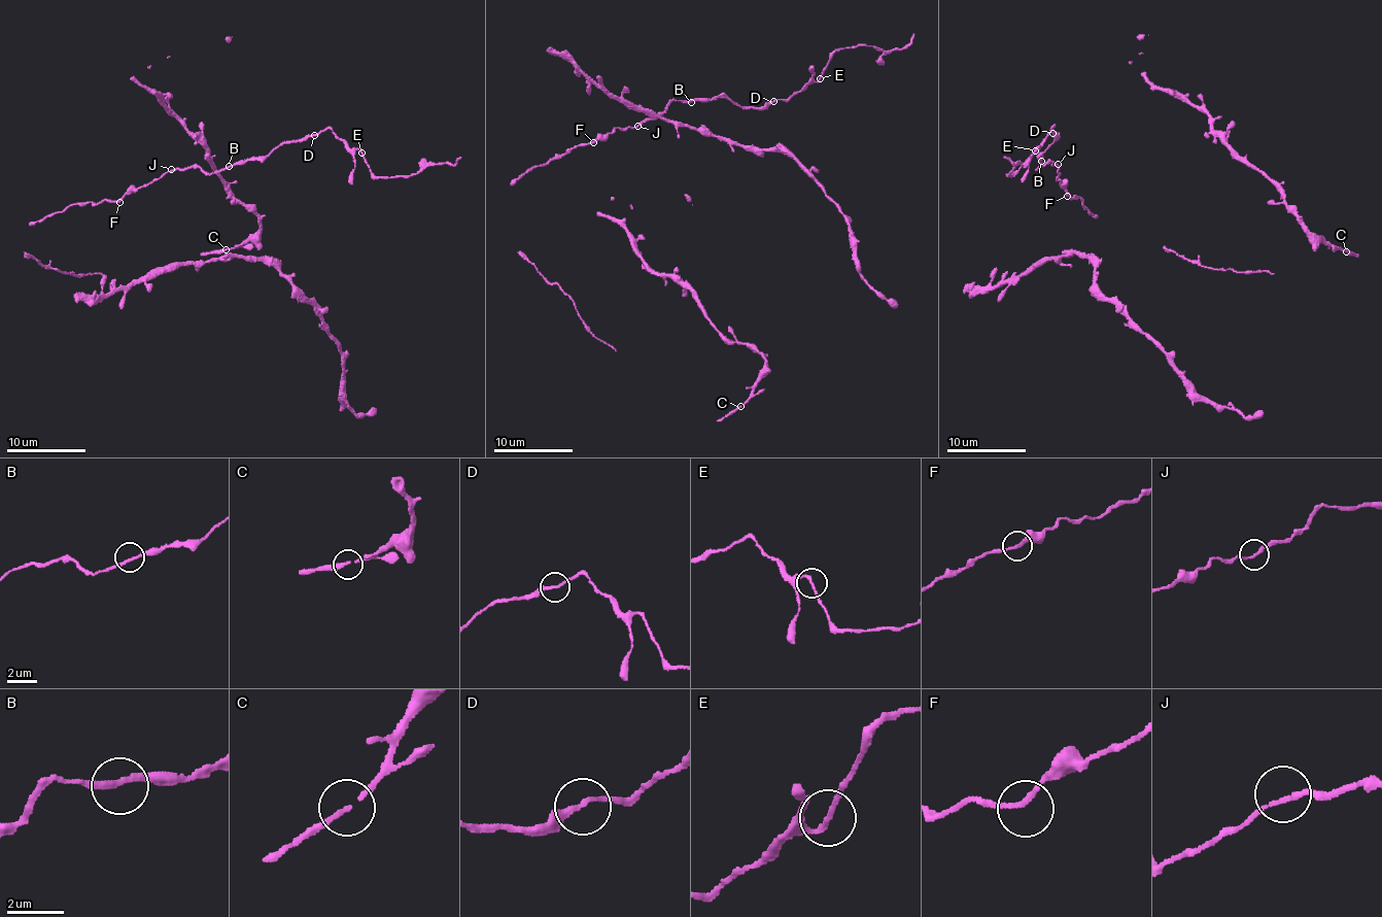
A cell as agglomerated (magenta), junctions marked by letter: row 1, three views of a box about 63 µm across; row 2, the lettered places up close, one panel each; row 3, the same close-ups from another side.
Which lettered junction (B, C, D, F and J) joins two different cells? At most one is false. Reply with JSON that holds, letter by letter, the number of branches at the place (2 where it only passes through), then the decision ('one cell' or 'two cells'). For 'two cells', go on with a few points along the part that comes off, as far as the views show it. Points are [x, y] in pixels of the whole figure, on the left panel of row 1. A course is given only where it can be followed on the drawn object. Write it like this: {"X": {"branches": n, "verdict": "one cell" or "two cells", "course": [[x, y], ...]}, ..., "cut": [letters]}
{"B": {"branches": 2, "verdict": "one cell"}, "C": {"branches": 2, "verdict": "one cell"}, "D": {"branches": 2, "verdict": "one cell"}, "F": {"branches": 2, "verdict": "one cell"}, "J": {"branches": 2, "verdict": "one cell"}, "cut": []}

